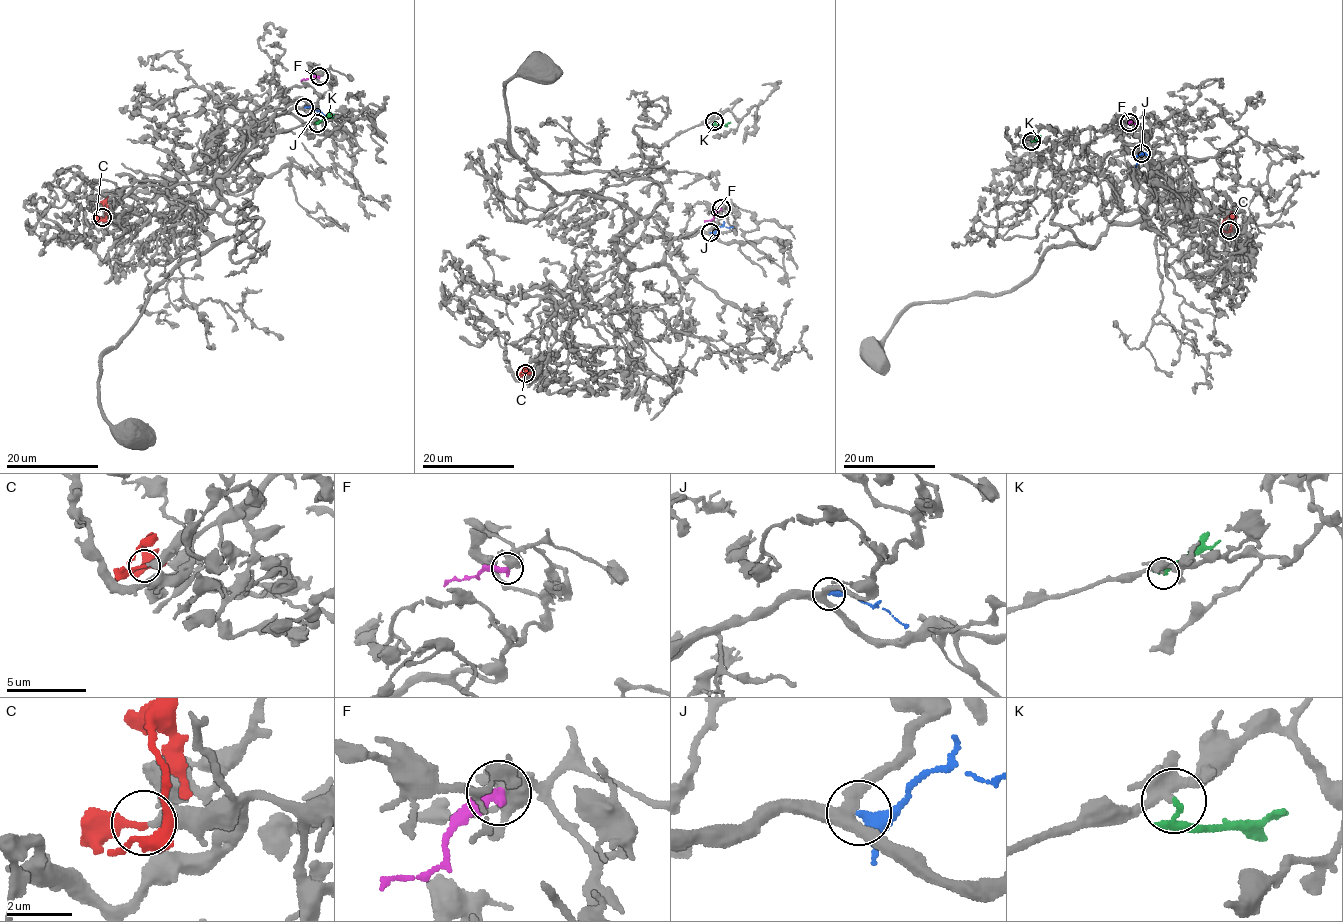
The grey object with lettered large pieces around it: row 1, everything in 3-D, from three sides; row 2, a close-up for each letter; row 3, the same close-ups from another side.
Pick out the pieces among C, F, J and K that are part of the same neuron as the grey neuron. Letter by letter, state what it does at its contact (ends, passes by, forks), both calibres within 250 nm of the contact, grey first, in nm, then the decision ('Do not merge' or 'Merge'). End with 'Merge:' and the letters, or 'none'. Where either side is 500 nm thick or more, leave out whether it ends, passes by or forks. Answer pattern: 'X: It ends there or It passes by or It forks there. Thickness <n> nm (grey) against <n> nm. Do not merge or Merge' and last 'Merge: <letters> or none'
C: It passes by. Thickness 300 nm (grey) against 160 nm. Merge
F: It ends there. Thickness 400 nm (grey) against 400 nm. Do not merge
J: It passes by. Thickness 360 nm (grey) against 320 nm. Do not merge
K: It ends there. Thickness 280 nm (grey) against 200 nm. Do not merge
Merge: C

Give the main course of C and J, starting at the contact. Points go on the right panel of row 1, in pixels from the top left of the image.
C: (1229, 230), (1226, 232), (1222, 229), (1222, 222), (1229, 216), (1229, 228)
J: (1141, 153), (1135, 158), (1136, 167)

